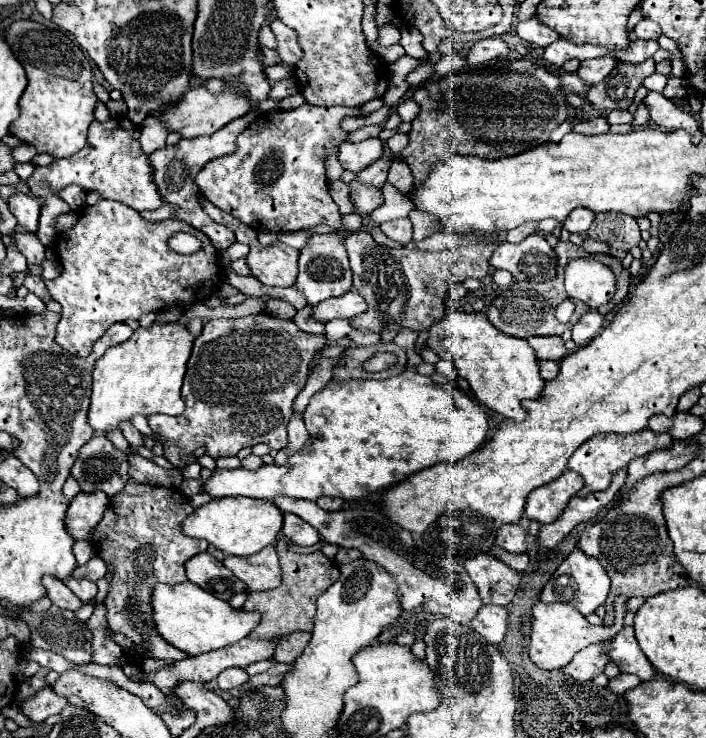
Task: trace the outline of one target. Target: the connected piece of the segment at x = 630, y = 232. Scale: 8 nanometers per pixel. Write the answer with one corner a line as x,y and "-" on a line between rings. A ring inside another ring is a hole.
600,213
602,217
588,231
588,237
594,241
608,243
612,249
630,251
640,243
640,227
632,215
624,213

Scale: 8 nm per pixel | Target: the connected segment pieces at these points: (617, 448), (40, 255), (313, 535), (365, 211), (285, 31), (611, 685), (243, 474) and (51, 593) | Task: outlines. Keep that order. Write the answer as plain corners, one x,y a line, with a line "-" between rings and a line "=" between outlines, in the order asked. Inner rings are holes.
650,429
640,431
640,435
596,435
592,439
588,439
580,449
576,449
576,453
572,453
570,461
568,461
568,469
580,473
586,481
586,491
596,493
596,491
604,491
610,487
614,475
624,469
632,459
644,457
652,451
660,451
660,449
672,449
672,435
662,433
656,435
=
12,233
12,235
16,237
18,251
28,259
28,265
42,267
42,263
46,261
44,257
46,247
40,243
40,239
34,233
=
284,513
282,533
294,545
302,545
302,547
310,547
310,545
316,545
320,541
318,531
310,523
304,523
304,519
300,519
296,515
288,515
288,513
=
352,181
350,183
350,201
354,203
356,213
366,217
376,207
382,205
382,191
376,187
368,187
368,185
362,185
358,181
=
280,19
272,21
272,31
276,35
276,53
280,57
280,63
286,63
286,65
294,65
296,61
300,61
302,57
302,49
298,45
298,39
296,39
296,31
292,31
288,25
284,25
=
620,673
618,677
614,677
614,679
610,679
610,681
608,681
608,689
610,689
612,693
624,695
628,689
636,687
638,683
640,683
640,679
638,679
636,675
626,675
626,673
=
412,369
390,377
386,381
366,379
366,381
346,381
328,383
322,391
314,393
310,405
304,411
304,423
310,433
308,449
288,459
288,465
262,465
258,471
248,471
244,467
222,471
216,469
212,479
204,483
210,497
254,497
272,501
280,495
300,497
316,501
322,495
340,497
344,501
358,501
370,493
388,489
436,463
456,463
466,455
474,453
486,439
488,415
484,407
474,399
450,385
438,385
430,377
420,375
=
44,577
44,587
48,589
48,597
52,599
54,605
58,605
60,609
68,609
68,611
76,611
78,607
82,607
80,599
60,581
54,577

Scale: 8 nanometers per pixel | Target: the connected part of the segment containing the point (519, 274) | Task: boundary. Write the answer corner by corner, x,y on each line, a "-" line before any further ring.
530,235
520,243
502,243
492,253
490,265
494,269
506,269
512,273
514,281
552,281
556,277
558,259
548,245
548,241
540,235

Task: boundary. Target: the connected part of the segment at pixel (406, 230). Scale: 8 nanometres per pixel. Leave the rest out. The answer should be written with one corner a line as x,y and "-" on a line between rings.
408,217
382,223
380,229
382,229
382,233
384,233
386,237
390,237
392,241
398,241
398,243
402,243
402,245
406,245
406,243
412,241
412,223
410,223

